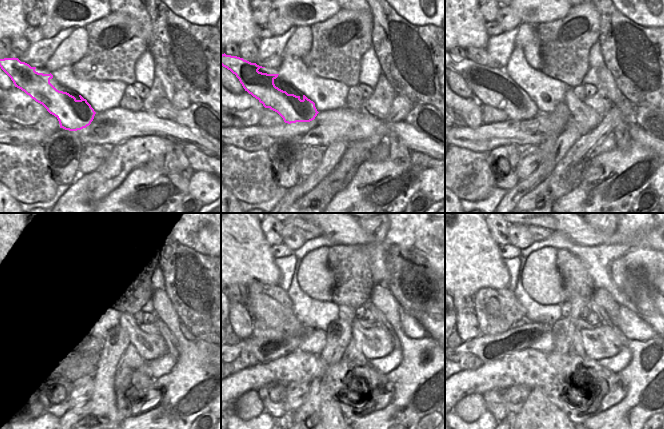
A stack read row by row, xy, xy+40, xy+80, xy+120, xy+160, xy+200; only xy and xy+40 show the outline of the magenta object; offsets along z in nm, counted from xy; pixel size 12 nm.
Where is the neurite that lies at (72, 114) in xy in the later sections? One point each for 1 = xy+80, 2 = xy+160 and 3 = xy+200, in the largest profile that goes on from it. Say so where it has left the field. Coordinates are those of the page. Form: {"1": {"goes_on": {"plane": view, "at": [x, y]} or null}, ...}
{"1": {"goes_on": {"plane": "xy+80", "at": [485, 87]}}, "2": {"goes_on": {"plane": "xy+160", "at": [261, 307]}}, "3": {"goes_on": {"plane": "xy+200", "at": [490, 306]}}}

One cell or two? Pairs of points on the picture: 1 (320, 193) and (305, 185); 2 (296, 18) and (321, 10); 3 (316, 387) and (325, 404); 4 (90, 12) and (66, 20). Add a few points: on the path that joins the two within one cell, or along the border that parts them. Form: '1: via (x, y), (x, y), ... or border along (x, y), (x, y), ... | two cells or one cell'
1: border along (326, 176), (294, 202) | two cells
2: via (302, 14), (315, 13) | one cell
3: border along (328, 388), (301, 408) | two cells
4: via (86, 18), (83, 20), (73, 20) | one cell

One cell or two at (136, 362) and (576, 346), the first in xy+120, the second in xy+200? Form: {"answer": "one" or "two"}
{"answer": "one"}

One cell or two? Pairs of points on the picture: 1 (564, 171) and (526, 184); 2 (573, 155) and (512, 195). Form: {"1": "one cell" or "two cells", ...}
{"1": "two cells", "2": "two cells"}

